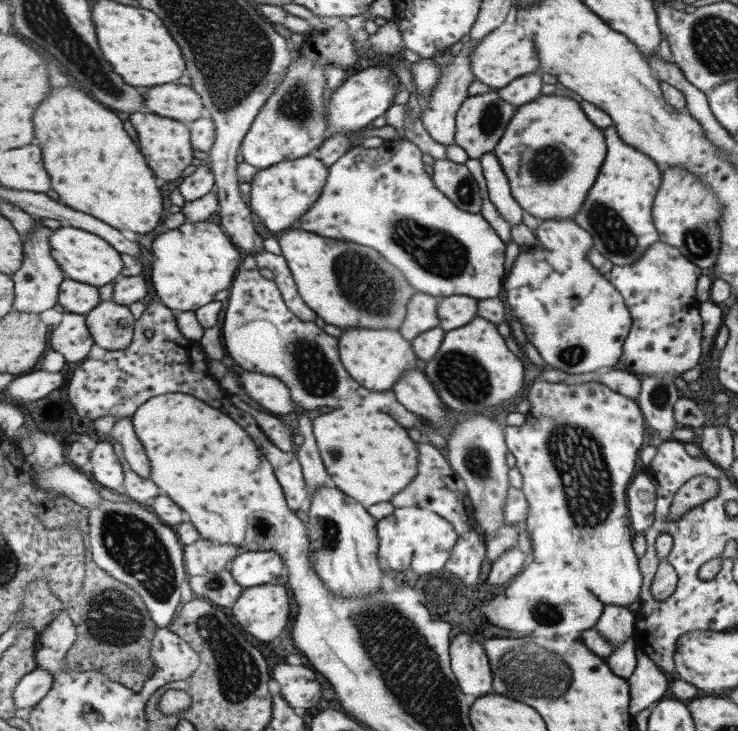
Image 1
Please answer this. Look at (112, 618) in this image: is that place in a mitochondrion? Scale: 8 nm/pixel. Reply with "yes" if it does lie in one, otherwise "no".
yes

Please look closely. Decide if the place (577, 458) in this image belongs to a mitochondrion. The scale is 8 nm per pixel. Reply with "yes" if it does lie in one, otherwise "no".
yes

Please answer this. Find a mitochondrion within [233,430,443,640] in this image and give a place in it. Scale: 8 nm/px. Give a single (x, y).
(329, 537)

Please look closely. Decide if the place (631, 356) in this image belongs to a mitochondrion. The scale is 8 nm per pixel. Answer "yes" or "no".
no

